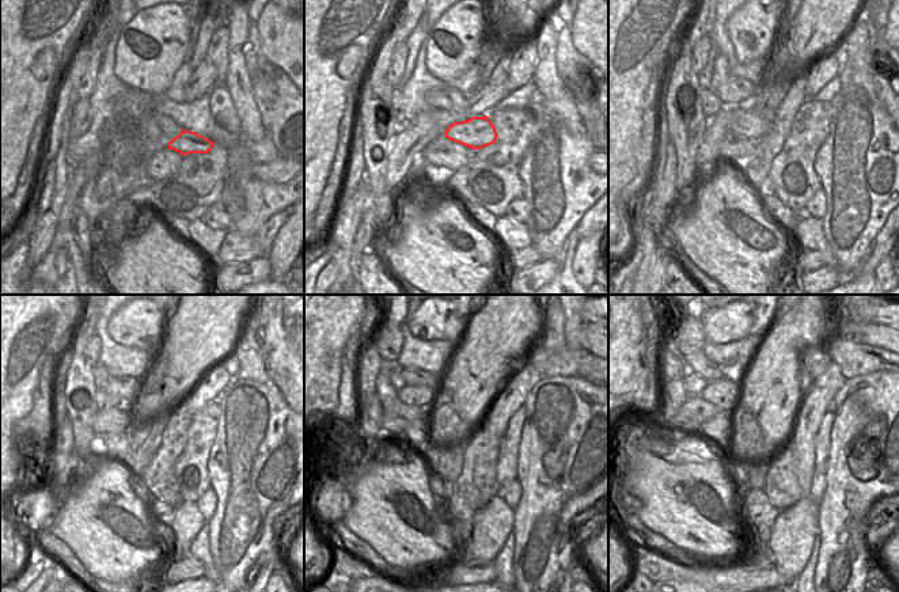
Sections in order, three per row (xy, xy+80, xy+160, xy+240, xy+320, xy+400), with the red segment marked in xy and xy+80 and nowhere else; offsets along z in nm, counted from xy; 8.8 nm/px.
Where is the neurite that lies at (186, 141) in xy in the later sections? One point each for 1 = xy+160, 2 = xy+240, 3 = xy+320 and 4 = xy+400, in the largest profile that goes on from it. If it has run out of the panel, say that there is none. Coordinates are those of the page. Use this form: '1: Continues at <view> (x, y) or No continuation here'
1: Continues at xy+160 (753, 124)
2: Continues at xy+240 (117, 420)
3: Continues at xy+320 (398, 416)
4: Continues at xy+400 (695, 412).

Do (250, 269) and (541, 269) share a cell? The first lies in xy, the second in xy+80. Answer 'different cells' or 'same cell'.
same cell

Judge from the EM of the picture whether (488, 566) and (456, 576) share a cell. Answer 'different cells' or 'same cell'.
same cell

